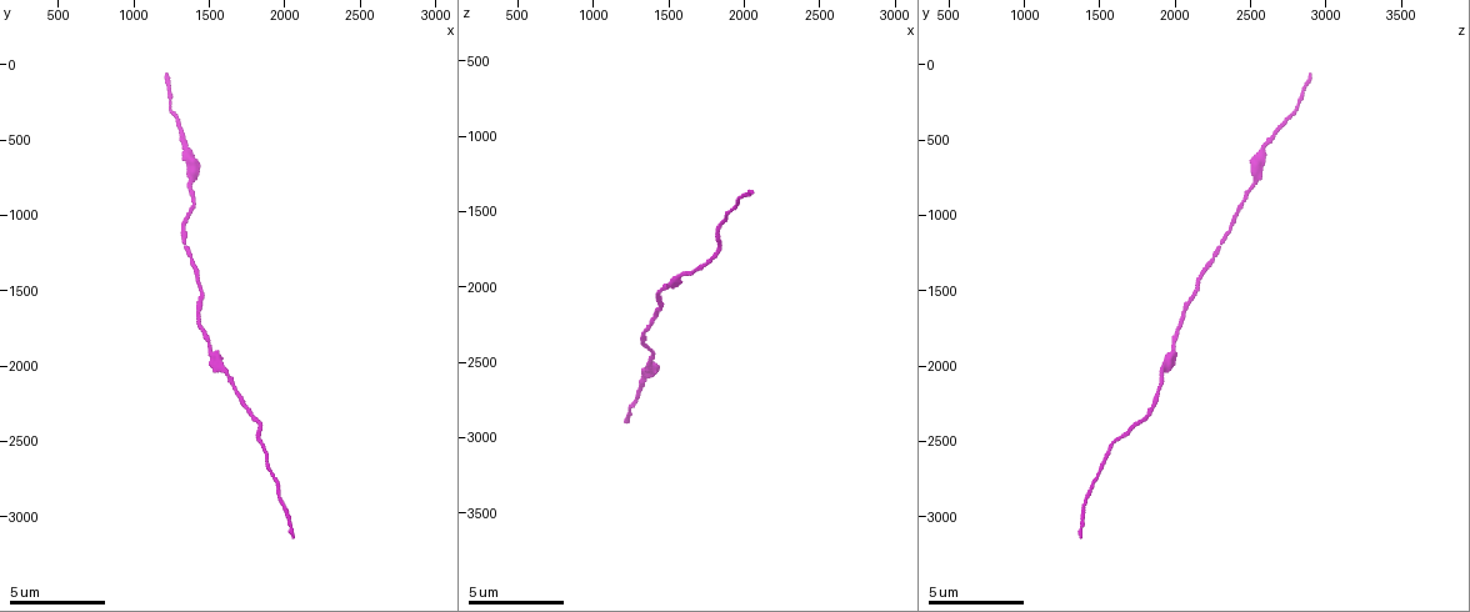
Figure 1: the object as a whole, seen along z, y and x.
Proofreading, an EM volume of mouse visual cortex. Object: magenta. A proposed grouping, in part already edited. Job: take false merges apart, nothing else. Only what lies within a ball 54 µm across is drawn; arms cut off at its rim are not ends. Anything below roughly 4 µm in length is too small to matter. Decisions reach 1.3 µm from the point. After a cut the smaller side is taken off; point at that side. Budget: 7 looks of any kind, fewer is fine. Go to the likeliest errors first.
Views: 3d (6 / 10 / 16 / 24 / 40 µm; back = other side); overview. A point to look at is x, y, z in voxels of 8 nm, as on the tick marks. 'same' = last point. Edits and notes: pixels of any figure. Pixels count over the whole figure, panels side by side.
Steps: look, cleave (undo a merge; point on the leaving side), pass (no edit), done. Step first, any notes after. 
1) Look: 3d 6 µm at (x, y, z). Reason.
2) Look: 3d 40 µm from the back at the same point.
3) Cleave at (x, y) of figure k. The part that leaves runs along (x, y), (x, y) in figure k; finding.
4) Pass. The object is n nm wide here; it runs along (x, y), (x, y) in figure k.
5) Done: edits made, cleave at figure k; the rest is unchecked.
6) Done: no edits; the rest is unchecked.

Look: 3d 10 µm at (1360, 540, 2600).

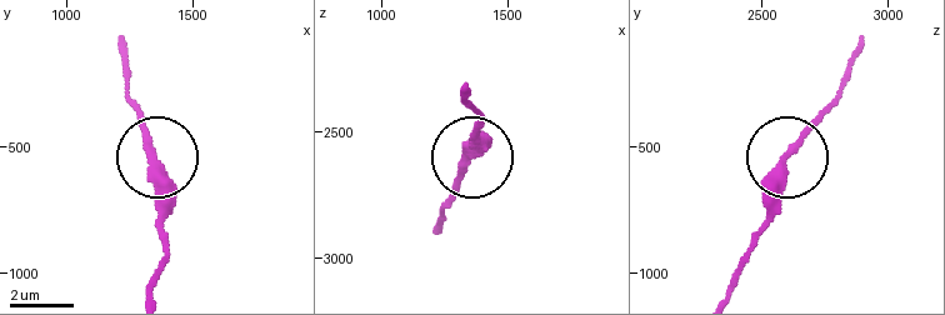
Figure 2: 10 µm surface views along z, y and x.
Look: 3d 6 µm at (1350, 570, 2570).

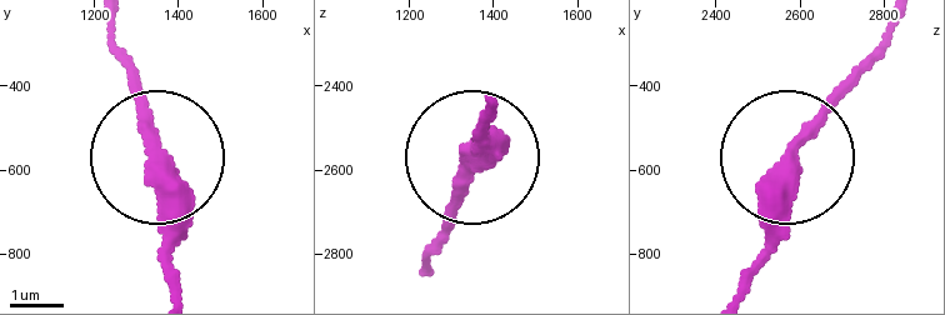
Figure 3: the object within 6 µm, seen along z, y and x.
Pass. The object is 350 nm wide here; one neuron here.

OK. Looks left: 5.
Look: 3d 6 µm at (1640, 2080, 1900).

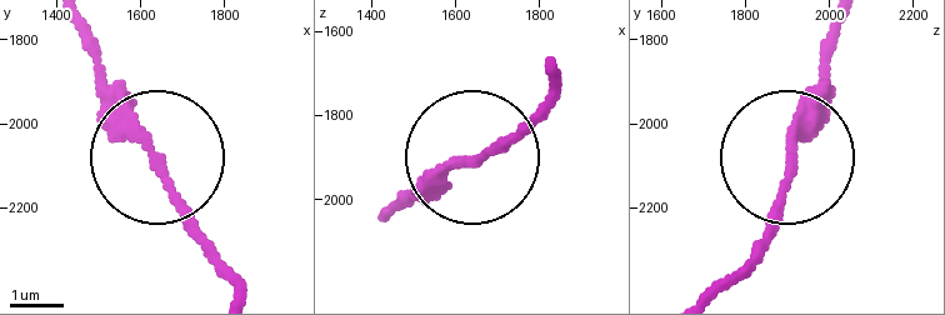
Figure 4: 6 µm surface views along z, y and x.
Pass. One neuron here.

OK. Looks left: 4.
Look: 3d 16 µm at (1460, 1620, 2060).

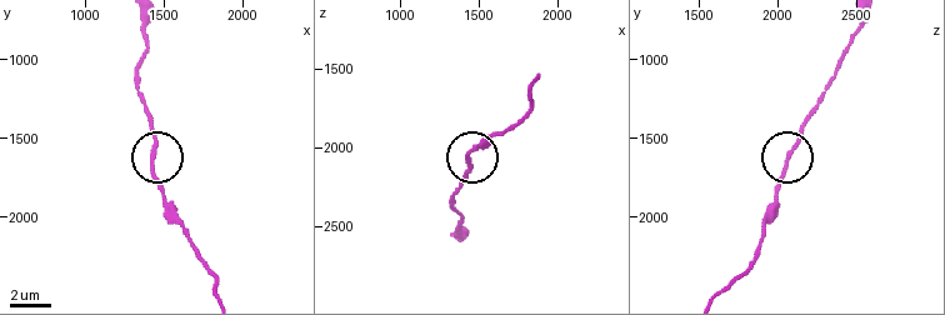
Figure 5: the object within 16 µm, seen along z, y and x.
Pass. The side arm is 16 µm long; all the same neuron.

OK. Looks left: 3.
Done: no edits; the rest is unchecked.

